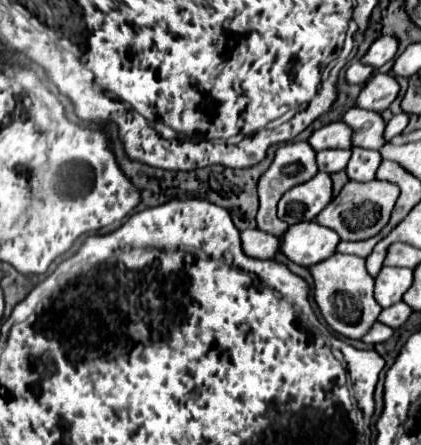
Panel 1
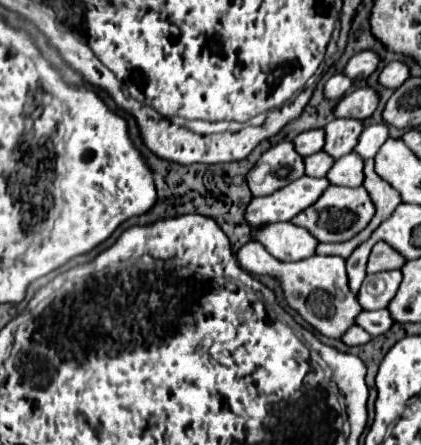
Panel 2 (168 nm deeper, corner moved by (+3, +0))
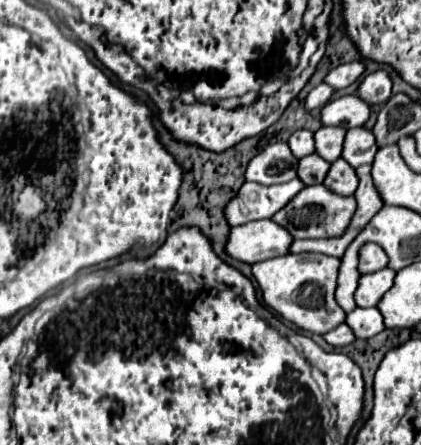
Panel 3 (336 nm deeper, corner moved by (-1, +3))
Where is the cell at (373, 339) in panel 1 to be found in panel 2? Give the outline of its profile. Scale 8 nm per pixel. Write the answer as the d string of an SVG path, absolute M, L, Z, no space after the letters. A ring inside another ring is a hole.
M350 326L340 340L342 340L346 346L362 346L362 344L366 344L366 342L370 340L370 336L368 336L368 332L364 332L362 328Z

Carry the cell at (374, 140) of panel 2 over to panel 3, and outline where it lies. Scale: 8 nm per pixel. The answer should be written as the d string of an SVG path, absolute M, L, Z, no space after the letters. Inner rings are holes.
M366 127L348 129L342 157L344 157L352 167L360 167L360 165L372 163L376 151L378 151L378 147L376 147L376 137L372 137L372 131L370 131L370 129L366 129Z

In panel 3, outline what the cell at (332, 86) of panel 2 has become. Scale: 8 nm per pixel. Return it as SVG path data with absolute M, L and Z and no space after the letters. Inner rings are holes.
M320 83L318 87L314 87L310 91L310 95L306 97L306 109L316 109L316 107L324 107L330 97L334 95L334 89L328 83Z

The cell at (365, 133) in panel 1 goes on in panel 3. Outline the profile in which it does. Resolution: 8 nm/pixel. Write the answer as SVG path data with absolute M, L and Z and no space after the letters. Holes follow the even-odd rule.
M336 125L336 127L320 127L314 133L316 153L320 157L324 157L328 163L334 163L342 155L344 133L346 133L346 129L340 129L340 125Z

